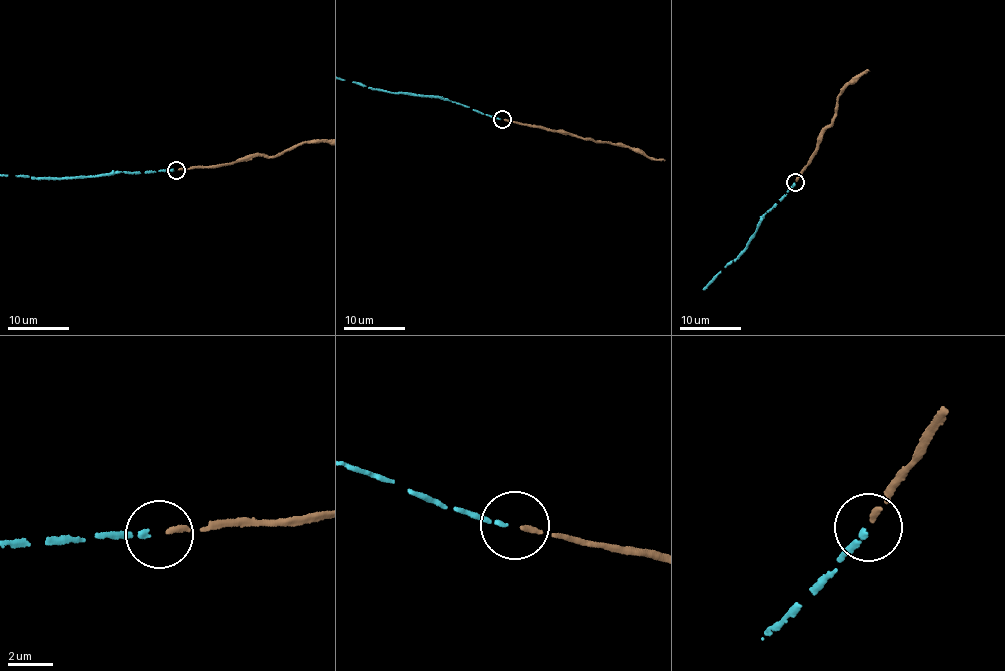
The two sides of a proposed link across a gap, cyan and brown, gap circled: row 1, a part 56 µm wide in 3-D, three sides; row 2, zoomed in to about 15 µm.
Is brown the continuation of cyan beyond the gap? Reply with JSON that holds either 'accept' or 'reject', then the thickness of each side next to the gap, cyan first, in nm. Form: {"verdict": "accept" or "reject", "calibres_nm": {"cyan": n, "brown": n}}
{"verdict": "accept", "calibres_nm": {"cyan": 180, "brown": 240}}

